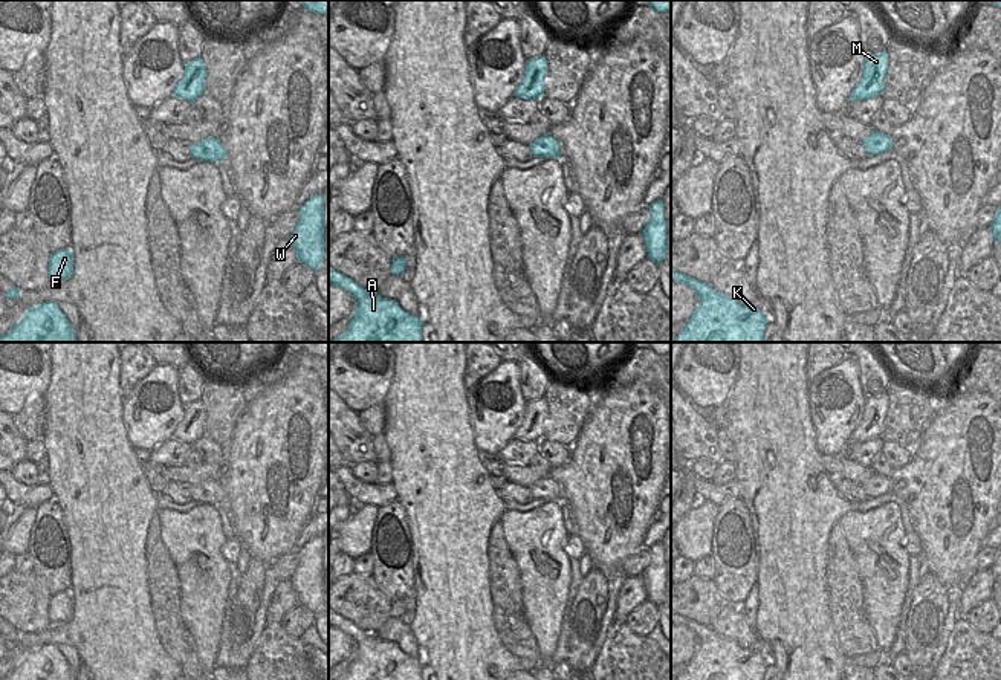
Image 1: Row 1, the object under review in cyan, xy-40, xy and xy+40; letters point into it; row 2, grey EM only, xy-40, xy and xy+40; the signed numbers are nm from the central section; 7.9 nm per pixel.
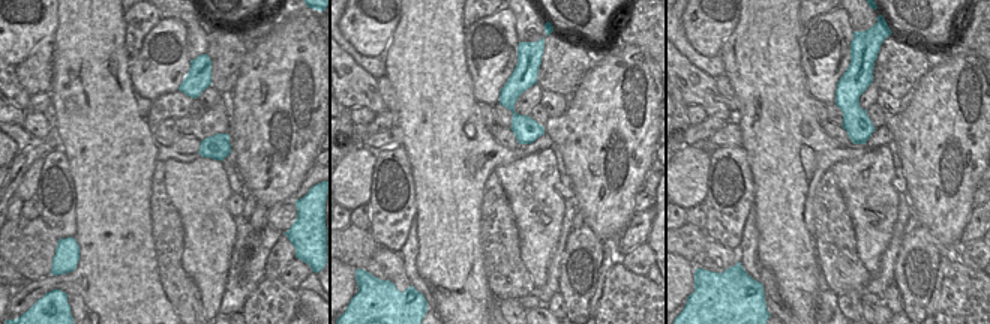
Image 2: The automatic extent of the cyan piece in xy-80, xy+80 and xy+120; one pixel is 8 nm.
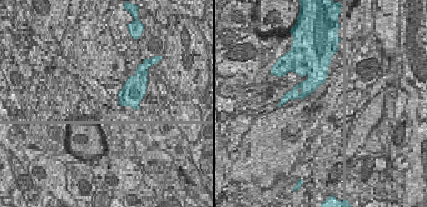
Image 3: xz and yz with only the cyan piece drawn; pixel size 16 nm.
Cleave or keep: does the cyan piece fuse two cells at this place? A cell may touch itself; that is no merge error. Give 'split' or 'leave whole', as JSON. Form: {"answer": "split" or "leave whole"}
{"answer": "leave whole"}

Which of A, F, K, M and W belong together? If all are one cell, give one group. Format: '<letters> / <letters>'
A F K M W

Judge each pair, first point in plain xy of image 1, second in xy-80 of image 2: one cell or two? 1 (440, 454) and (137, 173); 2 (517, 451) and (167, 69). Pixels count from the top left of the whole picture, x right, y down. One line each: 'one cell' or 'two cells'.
1: one cell
2: two cells

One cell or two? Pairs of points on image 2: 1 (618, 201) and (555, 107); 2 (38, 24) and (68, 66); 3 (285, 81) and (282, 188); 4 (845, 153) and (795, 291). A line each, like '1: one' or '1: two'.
1: two
2: two
3: one
4: one

